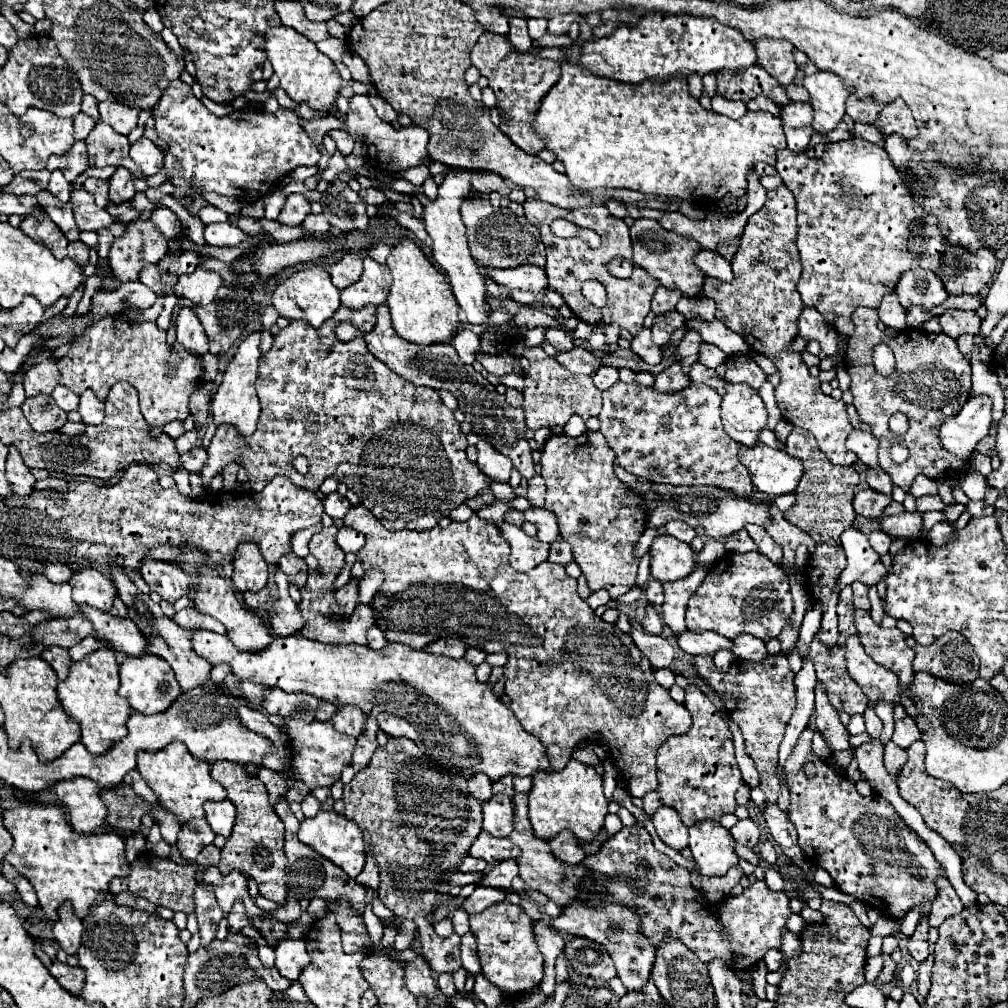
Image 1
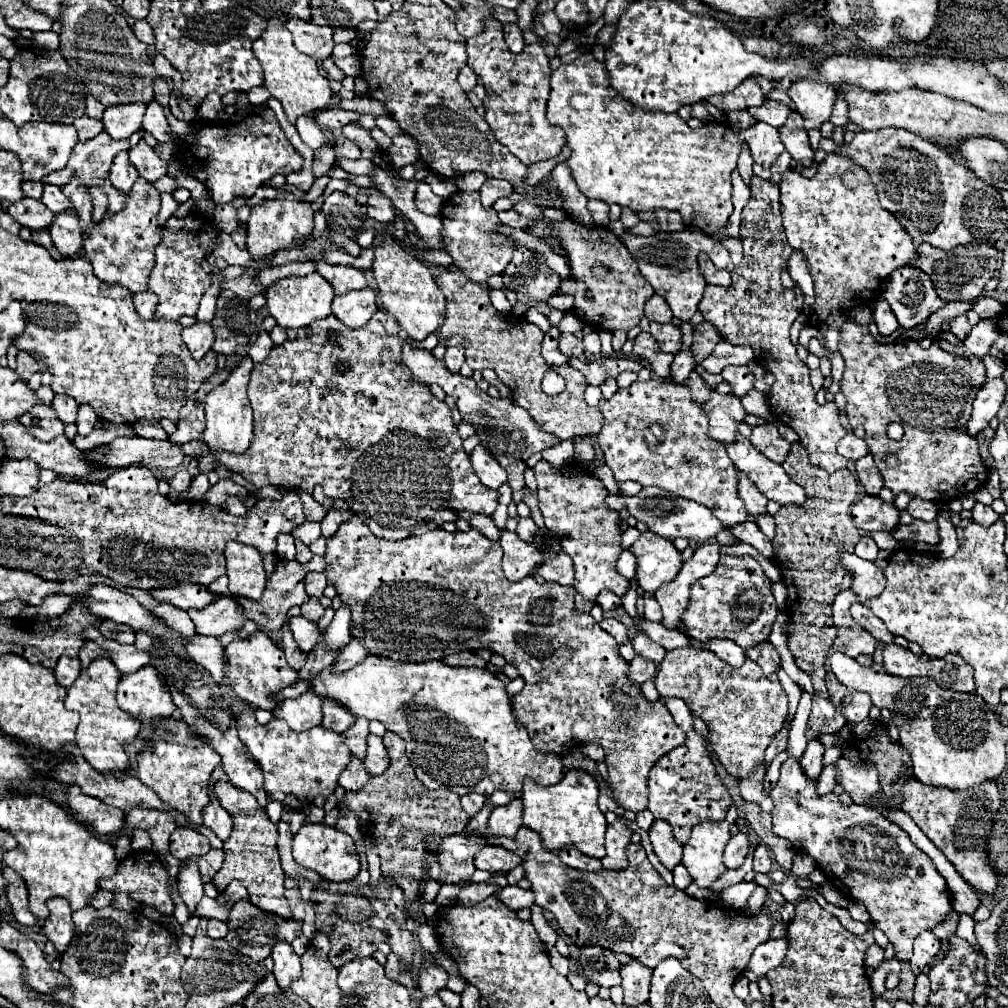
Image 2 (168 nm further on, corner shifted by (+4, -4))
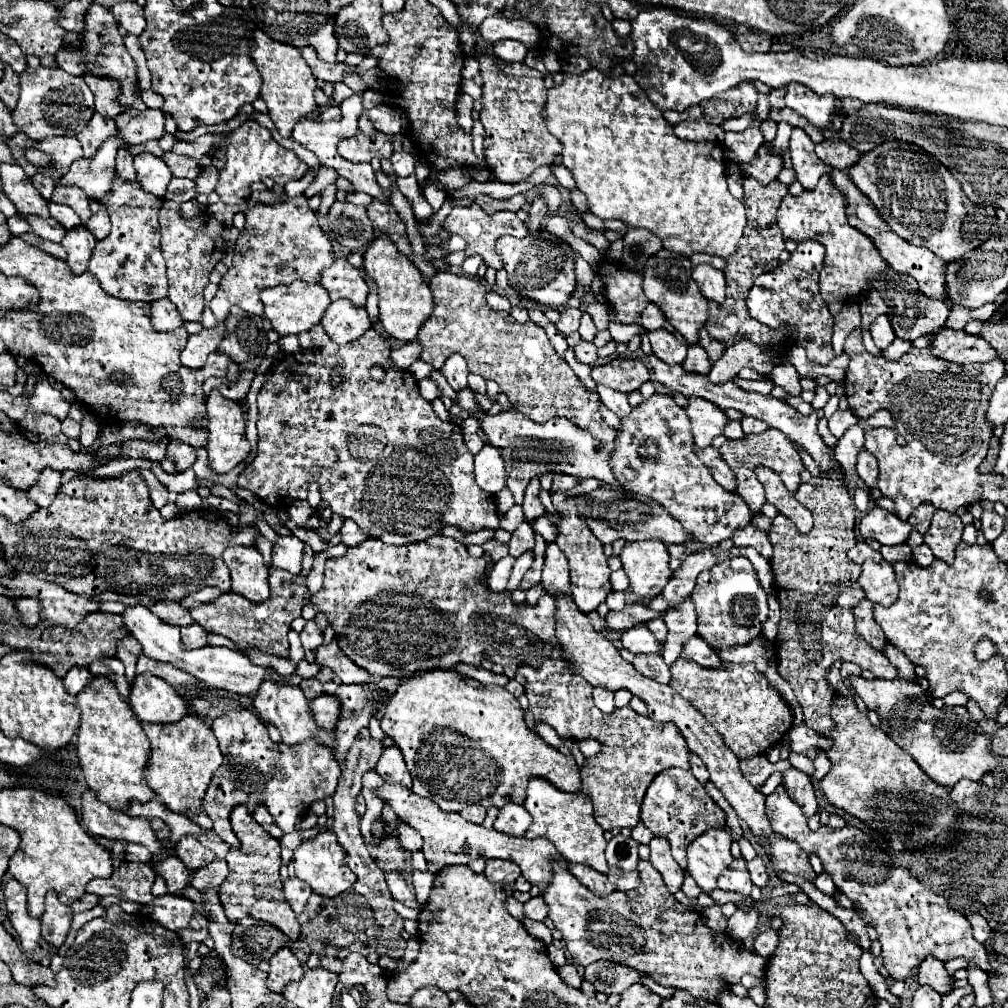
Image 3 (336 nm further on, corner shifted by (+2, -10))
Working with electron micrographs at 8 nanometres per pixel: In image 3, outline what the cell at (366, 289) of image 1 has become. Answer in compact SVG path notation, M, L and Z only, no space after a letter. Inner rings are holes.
M350 300L332 302L326 308L326 314L320 324L324 326L326 334L338 344L346 344L360 338L372 326L366 308L354 306Z

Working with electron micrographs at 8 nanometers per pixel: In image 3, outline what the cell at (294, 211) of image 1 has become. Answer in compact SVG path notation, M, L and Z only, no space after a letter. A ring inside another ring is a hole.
M306 196L286 198L278 204L258 202L246 212L246 228L240 232L234 248L232 268L222 276L216 296L208 302L208 308L222 322L232 304L238 304L244 312L262 314L260 292L278 284L290 284L294 280L320 282L320 270L334 262L334 250L324 236L316 214L308 208Z

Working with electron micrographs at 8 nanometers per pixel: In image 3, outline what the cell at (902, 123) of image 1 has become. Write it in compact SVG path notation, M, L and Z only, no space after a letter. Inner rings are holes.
M890 140L874 150L860 156L860 160L846 170L850 180L860 188L862 194L866 194L872 204L878 208L882 218L888 222L888 226L902 238L906 238L914 246L924 246L932 250L936 256L940 256L944 262L952 262L954 258L962 258L972 248L978 248L982 242L986 242L992 236L998 236L1004 240L1004 228L998 224L996 208L994 206L978 206L970 198L966 198L960 182L952 176L952 172L940 164L932 154L924 152L922 148Z

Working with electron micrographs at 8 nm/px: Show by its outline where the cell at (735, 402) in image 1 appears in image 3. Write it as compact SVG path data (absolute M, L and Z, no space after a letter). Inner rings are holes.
M690 398L690 404L686 406L686 414L692 422L694 440L698 448L710 446L710 442L716 436L720 436L724 426L728 424L728 416L724 414L724 410L704 398Z

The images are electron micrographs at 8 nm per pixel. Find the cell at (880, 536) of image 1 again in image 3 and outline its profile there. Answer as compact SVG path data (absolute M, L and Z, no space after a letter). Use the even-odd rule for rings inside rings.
M860 540L850 552L848 552L848 558L854 560L856 564L862 564L864 560L874 560L874 562L882 562L882 554L872 550L864 540Z

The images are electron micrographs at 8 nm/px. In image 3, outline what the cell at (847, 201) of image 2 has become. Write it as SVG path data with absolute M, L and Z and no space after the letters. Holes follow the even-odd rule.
M824 172L814 190L806 190L800 196L786 194L778 208L778 228L782 230L784 238L794 242L810 238L826 248L824 268L820 272L820 294L826 304L857 299L870 288L872 282L888 272L888 262L878 252L876 244L848 224L846 204L846 196L834 186L830 172Z

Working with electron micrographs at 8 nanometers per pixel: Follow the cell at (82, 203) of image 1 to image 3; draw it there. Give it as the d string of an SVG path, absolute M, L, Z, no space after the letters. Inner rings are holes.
M58 181L54 192L52 194L51 200L53 202L59 204L66 204L72 208L72 210L76 210L76 214L80 216L80 220L82 220L82 224L86 224L88 222L88 218L90 218L90 198L86 196L86 192L82 190L82 188L78 188L78 186L62 186Z

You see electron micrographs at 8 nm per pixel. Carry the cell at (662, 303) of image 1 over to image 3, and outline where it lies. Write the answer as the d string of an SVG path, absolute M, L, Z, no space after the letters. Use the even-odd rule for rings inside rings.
M648 304L646 310L642 312L642 322L644 330L658 330L658 328L664 328L666 324L666 316L662 314L662 310L654 304Z

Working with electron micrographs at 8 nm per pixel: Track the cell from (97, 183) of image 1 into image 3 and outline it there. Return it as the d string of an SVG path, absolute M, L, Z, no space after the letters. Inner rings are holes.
M90 200L90 210L92 210L92 218L84 224L98 240L106 238L106 234L110 232L110 218L106 212L106 206L102 206L102 202L98 200Z

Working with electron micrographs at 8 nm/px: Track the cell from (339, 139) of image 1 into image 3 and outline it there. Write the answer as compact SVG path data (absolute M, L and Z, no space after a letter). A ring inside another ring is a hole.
M358 134L354 138L340 140L338 152L350 162L370 162L372 158L382 158L382 156L390 158L394 148L392 148L392 142L384 134L376 138Z

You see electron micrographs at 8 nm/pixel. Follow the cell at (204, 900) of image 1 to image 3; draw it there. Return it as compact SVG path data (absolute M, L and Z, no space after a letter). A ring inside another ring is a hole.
M170 856L170 858L166 858L166 862L152 864L152 866L154 866L156 874L164 876L170 894L182 894L188 888L190 870L176 856Z

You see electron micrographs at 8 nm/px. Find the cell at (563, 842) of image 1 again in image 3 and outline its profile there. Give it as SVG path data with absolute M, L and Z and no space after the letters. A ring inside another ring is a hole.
M568 864L568 870L586 886L590 888L594 894L600 894L600 896L608 896L612 890L616 890L606 874L600 874L598 870L590 868L590 866L584 866L584 864Z

